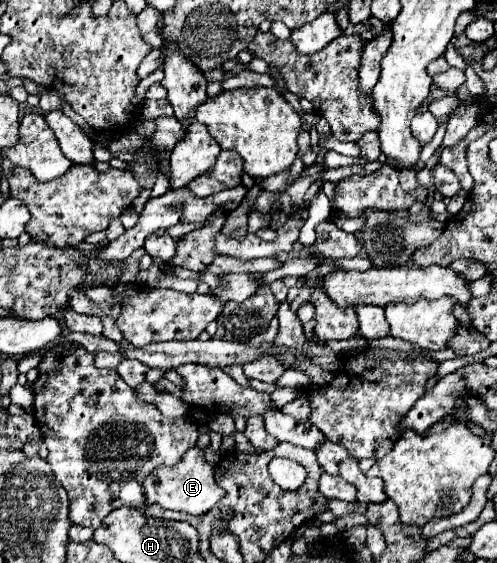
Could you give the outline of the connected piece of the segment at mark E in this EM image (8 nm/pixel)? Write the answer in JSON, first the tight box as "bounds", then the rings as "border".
{"bounds":[144,446,222,514],"border":[[[194,446],[190,448],[182,460],[178,464],[174,464],[172,468],[156,468],[156,472],[150,472],[144,482],[144,494],[150,502],[160,504],[162,508],[168,510],[182,510],[188,514],[206,514],[212,506],[216,506],[222,498],[222,490],[218,486],[214,486],[214,468],[206,462],[204,458],[204,450]]]}

